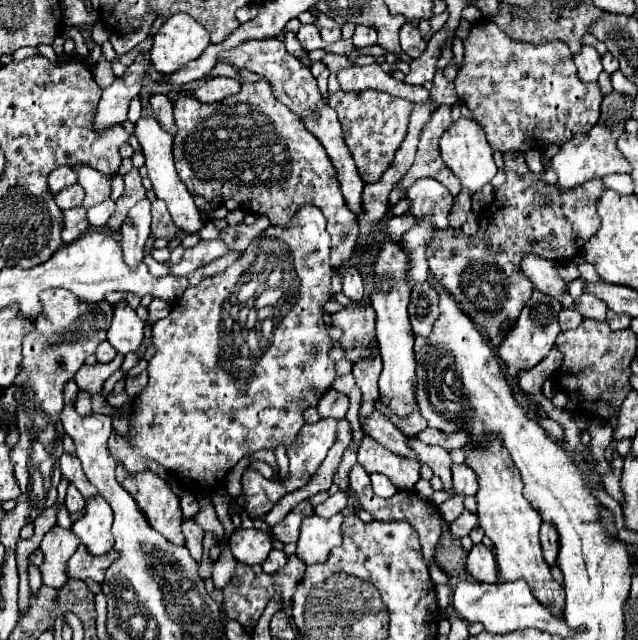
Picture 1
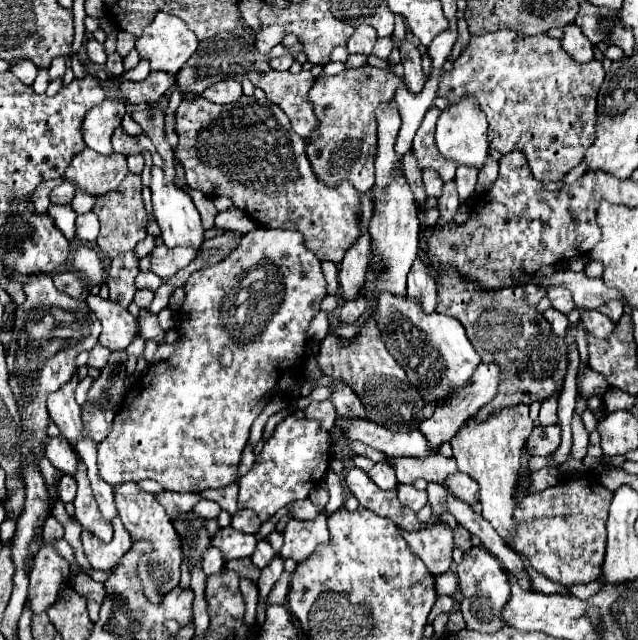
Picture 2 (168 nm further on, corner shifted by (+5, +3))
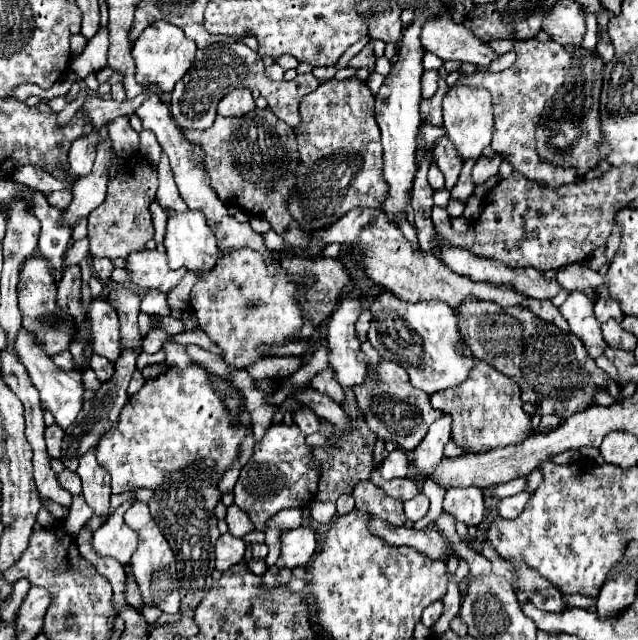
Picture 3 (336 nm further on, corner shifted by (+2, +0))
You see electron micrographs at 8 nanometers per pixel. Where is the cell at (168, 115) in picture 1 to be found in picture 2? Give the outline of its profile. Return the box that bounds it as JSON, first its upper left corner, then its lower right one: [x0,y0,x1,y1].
[132,107,174,183]

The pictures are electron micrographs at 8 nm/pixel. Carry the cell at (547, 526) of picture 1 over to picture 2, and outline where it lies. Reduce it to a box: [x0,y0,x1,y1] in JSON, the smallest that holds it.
[512,475,614,585]

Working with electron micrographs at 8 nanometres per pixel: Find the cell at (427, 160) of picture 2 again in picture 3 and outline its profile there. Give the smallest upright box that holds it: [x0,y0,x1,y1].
[435,136,463,190]

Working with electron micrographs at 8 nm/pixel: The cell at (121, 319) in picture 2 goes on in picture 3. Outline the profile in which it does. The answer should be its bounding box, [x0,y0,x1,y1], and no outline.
[87,300,119,362]

